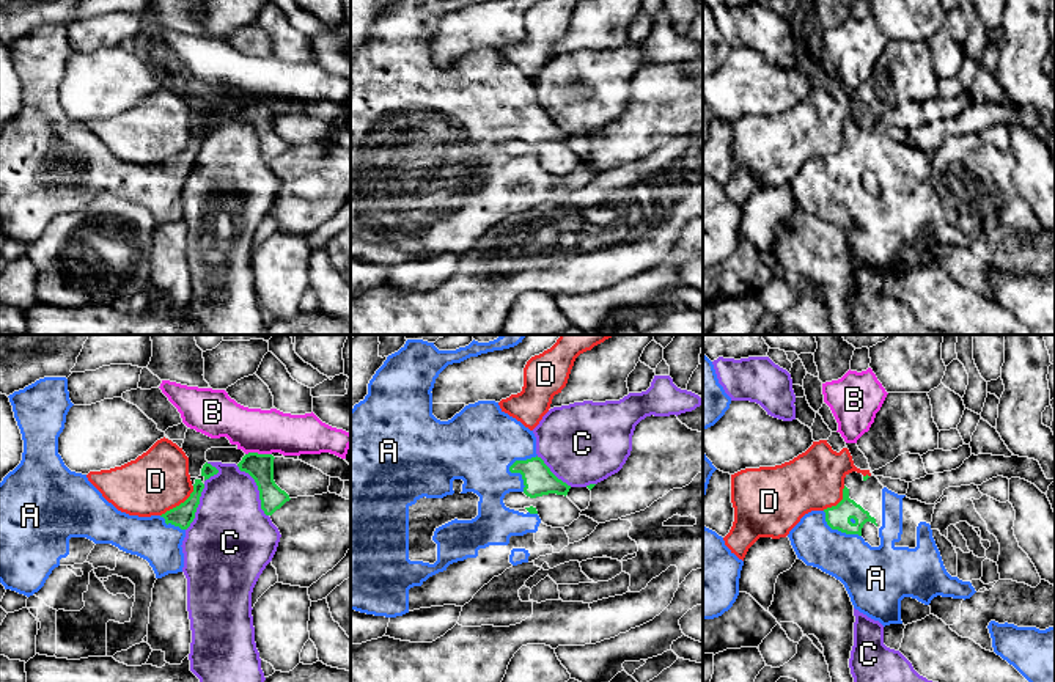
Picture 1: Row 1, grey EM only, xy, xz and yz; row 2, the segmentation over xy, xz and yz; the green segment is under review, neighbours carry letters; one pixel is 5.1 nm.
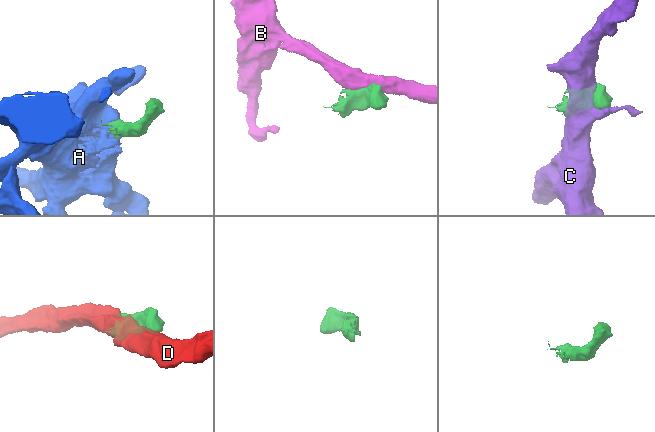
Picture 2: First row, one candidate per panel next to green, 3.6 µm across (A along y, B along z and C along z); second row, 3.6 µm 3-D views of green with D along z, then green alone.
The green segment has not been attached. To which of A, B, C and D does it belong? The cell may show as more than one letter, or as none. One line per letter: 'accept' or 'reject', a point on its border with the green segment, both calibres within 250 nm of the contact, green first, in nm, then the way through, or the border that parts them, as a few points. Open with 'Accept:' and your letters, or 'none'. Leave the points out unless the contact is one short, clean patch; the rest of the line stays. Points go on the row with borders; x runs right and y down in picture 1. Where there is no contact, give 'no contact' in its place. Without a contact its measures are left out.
Accept: A
A: accept; contact xz (510, 469); calibres 160 and 400 nm; way xz (538, 480), (519, 469), (510, 469), (478, 445)
B: reject; contact xy (257, 453); calibres 140 and 220 nm; border xy (271, 453), (246, 454)
C: reject; contact xy (258, 489); calibres 140 and 380 nm
D: reject; contact xy (181, 503); calibres 120 and 320 nm; border xy (194, 486), (194, 491), (183, 502), (161, 516)

